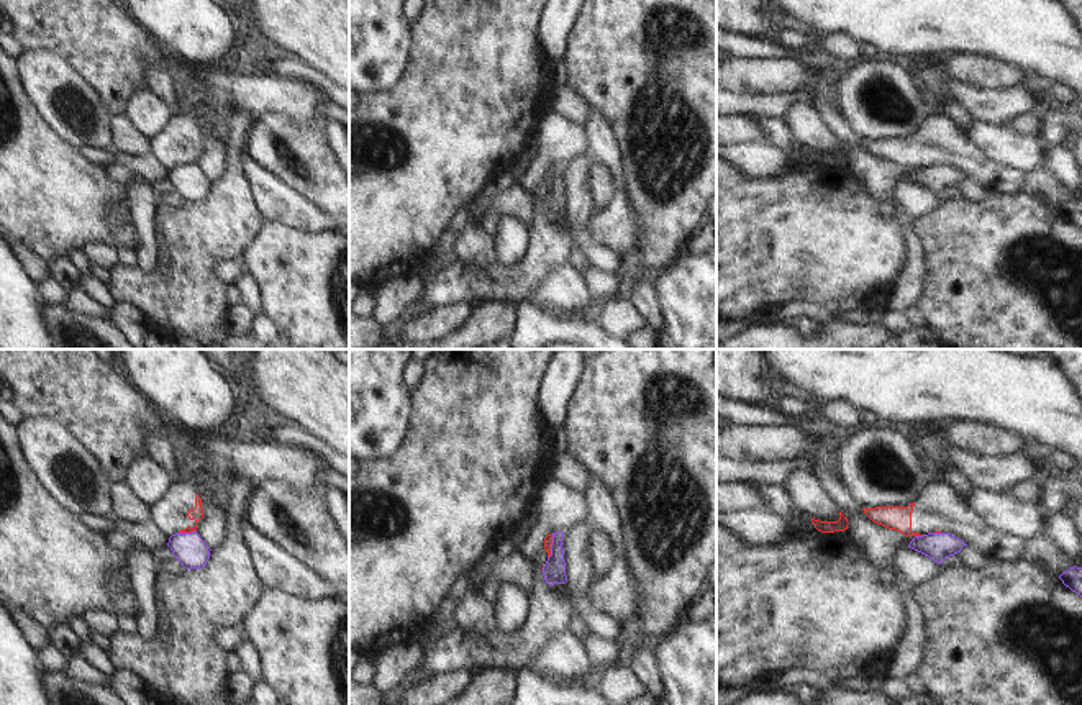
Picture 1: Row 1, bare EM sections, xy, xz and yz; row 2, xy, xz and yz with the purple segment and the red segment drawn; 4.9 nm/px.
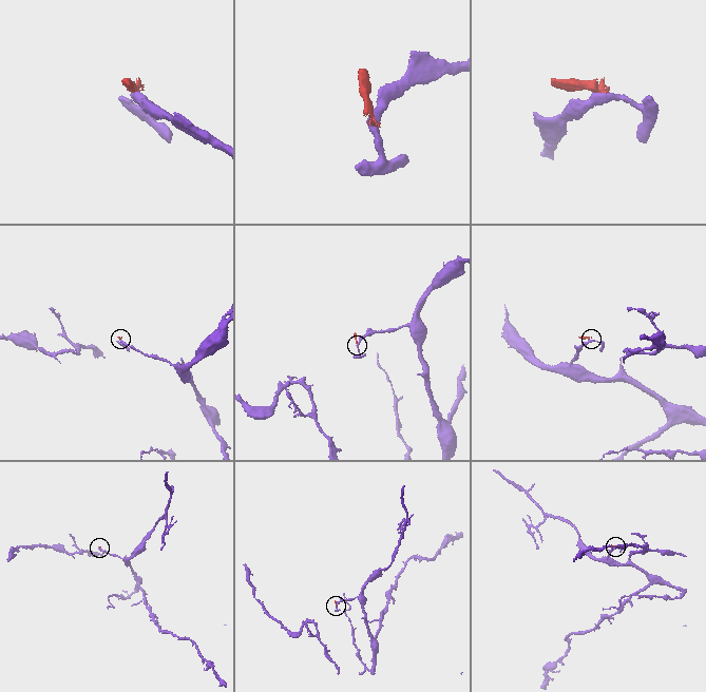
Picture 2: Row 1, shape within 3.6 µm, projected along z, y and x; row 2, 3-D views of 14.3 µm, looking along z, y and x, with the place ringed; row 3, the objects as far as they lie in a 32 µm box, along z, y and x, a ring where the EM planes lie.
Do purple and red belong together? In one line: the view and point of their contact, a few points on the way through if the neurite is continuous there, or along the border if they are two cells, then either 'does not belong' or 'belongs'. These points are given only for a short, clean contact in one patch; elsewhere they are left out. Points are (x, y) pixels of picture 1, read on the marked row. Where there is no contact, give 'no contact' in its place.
contact yz (918, 536); border yz (923, 535), (915, 536); does not belong

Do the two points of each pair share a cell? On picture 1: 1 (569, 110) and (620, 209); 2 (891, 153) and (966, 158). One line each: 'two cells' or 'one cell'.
1: two cells
2: one cell

